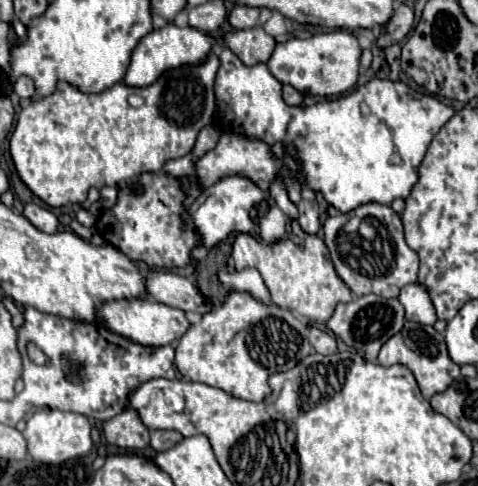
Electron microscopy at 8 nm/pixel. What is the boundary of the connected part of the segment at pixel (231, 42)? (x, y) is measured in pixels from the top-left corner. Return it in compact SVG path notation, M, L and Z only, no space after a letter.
M262 27L254 29L234 29L224 35L224 41L228 49L244 63L244 65L256 65L266 63L274 51L274 37L270 37Z

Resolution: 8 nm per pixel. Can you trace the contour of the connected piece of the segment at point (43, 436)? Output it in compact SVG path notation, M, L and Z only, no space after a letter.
M40 409L28 419L26 429L24 429L24 439L28 443L28 453L34 461L56 465L56 463L64 463L68 459L86 457L94 447L90 431L92 431L90 421L80 413Z

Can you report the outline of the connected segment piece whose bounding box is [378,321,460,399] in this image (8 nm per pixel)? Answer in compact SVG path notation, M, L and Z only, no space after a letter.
M406 321L404 329L396 337L392 337L390 341L384 343L384 347L378 353L378 363L382 367L392 367L396 363L408 367L412 371L412 375L416 377L418 387L426 399L430 399L432 395L444 393L452 385L452 381L460 375L460 367L456 363L452 363L452 359L448 357L444 335L438 333L434 327L412 325L410 321Z

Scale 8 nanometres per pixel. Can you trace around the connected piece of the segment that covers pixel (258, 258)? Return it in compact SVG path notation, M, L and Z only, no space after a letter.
M296 221L290 223L286 237L274 243L262 243L248 233L240 233L234 241L232 259L236 263L236 271L242 271L246 267L260 271L266 287L270 289L274 305L296 311L316 323L326 323L338 303L352 299L352 291L334 271L324 241L318 235L304 233Z

